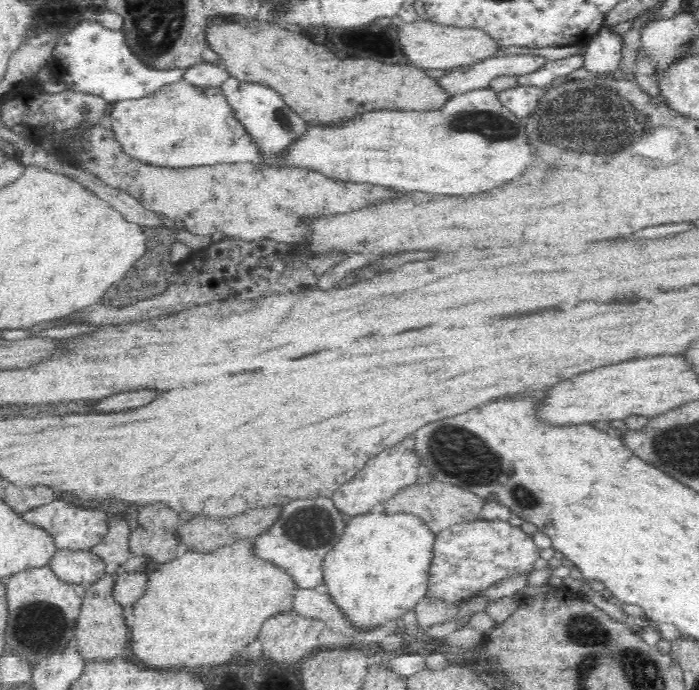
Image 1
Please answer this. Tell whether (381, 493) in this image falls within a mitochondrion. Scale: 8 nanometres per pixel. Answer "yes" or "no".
no

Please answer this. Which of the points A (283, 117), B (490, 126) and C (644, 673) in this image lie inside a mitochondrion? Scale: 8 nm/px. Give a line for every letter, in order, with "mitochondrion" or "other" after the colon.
A: mitochondrion
B: mitochondrion
C: mitochondrion

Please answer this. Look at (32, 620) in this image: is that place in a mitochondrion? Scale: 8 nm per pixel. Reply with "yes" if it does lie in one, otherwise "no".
yes

